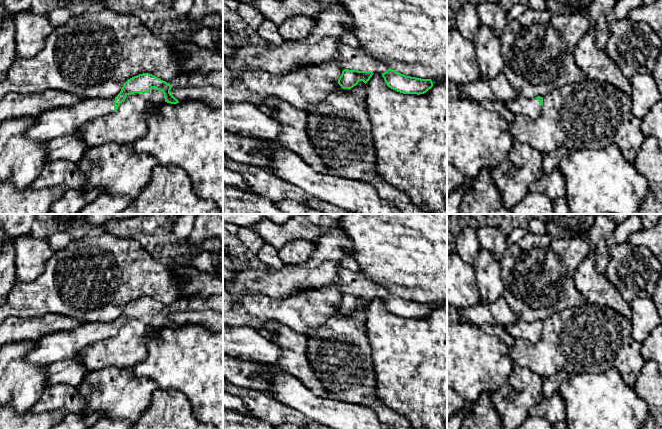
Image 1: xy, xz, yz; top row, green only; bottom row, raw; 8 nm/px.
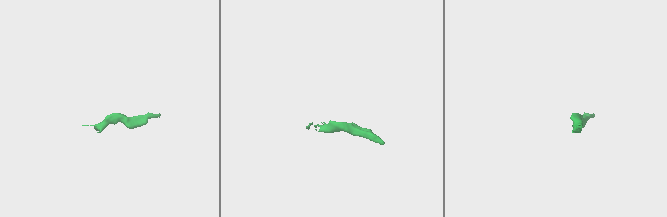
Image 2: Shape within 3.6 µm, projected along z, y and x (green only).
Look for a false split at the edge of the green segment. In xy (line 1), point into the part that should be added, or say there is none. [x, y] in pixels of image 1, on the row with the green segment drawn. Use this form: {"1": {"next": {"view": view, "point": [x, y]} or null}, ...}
{"1": {"next": {"view": "xy", "point": [67, 120]}}}

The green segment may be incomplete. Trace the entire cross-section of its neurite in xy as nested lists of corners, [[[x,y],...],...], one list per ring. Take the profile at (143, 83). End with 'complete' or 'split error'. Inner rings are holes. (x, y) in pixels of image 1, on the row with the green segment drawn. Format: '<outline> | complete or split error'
[[[223,70],[207,74],[181,73],[169,83],[149,73],[139,74],[128,79],[116,97],[81,99],[75,105],[54,108],[30,117],[34,123],[25,136],[45,142],[59,136],[72,136],[87,122],[116,112],[129,96],[140,96],[156,105],[164,102],[177,104],[179,101],[170,93],[172,87],[207,86],[223,88]]] | split error

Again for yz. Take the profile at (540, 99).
[[[519,95],[517,99],[508,100],[504,104],[514,115],[528,115],[535,120],[542,113],[543,98],[538,96],[534,99],[527,99]]] | split error

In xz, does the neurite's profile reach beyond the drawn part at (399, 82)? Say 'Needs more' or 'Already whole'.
Needs more

